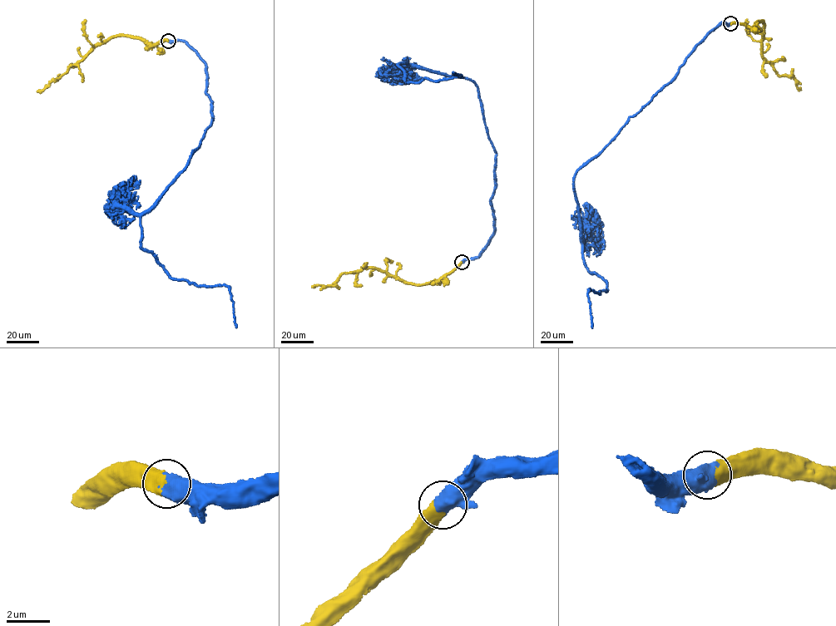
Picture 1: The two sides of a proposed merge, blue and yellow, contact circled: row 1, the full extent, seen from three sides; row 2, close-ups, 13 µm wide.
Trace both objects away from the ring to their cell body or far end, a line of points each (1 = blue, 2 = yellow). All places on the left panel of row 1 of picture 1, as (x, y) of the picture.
1: (168, 41), (185, 41), (204, 63), (211, 121), (140, 217), (141, 246), (170, 277), (225, 285), (236, 327)
2: (168, 41), (152, 45), (140, 38), (124, 36), (107, 39), (37, 92)

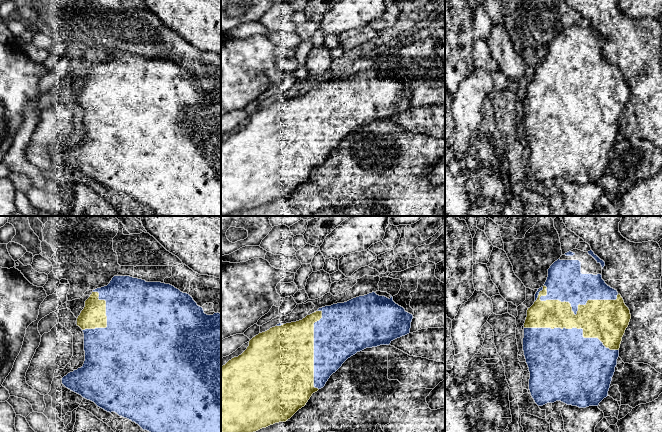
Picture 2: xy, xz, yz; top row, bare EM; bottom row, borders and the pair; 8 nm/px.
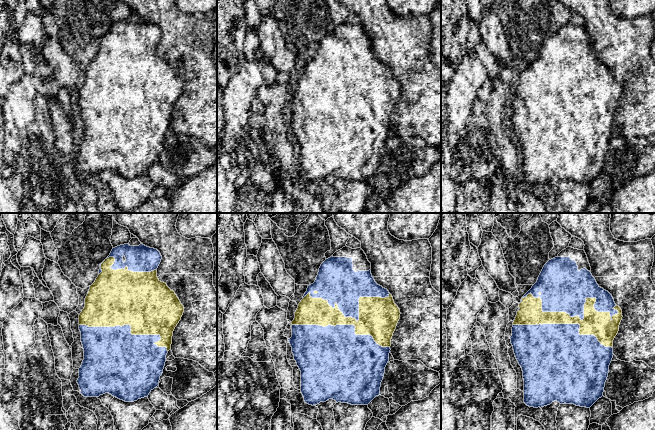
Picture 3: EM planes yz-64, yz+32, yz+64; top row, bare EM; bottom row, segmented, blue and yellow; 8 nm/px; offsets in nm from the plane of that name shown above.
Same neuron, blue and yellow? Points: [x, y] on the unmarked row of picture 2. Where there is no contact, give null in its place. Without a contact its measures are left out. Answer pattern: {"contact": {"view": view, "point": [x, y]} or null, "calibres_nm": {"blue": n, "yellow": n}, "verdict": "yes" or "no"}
{"contact": {"view": "yz", "point": [576, 88]}, "calibres_nm": {"blue": 280, "yellow": 320}, "verdict": "yes"}

